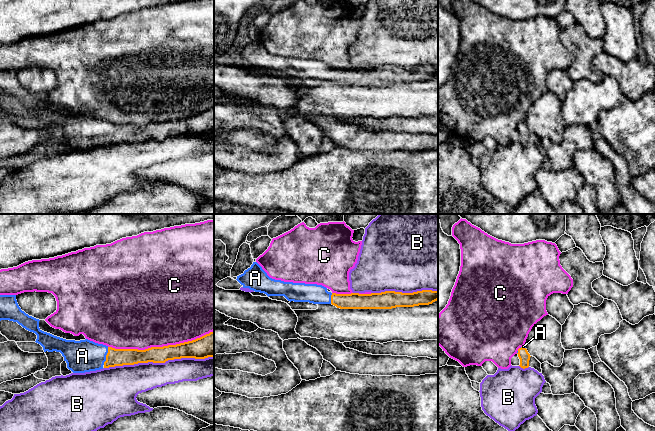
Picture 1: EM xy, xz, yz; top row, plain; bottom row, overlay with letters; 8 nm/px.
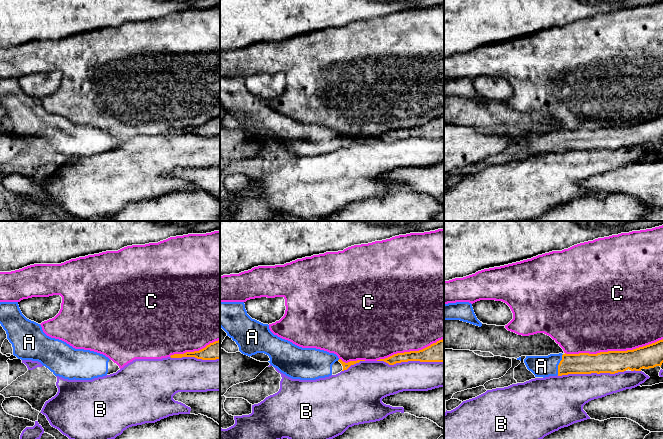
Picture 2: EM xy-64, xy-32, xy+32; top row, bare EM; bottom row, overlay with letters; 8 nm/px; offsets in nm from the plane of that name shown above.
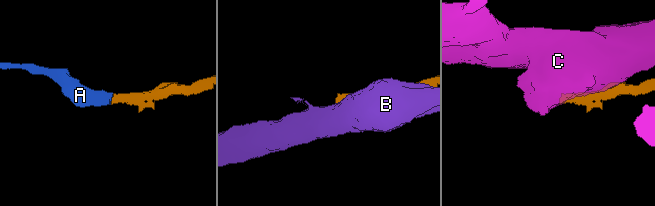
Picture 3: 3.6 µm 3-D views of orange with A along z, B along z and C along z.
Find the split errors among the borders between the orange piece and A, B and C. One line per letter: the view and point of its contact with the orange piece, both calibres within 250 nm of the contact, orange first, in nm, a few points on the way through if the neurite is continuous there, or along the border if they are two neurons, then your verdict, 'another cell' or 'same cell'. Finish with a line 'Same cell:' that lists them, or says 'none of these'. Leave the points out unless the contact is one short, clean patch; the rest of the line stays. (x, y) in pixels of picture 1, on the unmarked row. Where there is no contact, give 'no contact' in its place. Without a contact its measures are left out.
A: xy (106, 132) | 140/260 nm | across xy (115, 133), (106, 132), (82, 132) | same cell
B: xy (158, 138) | 130/240 nm | another cell
C: xy (160, 123) | 140/480 nm | another cell
Same cell: A

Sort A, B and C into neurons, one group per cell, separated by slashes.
A / B / C

